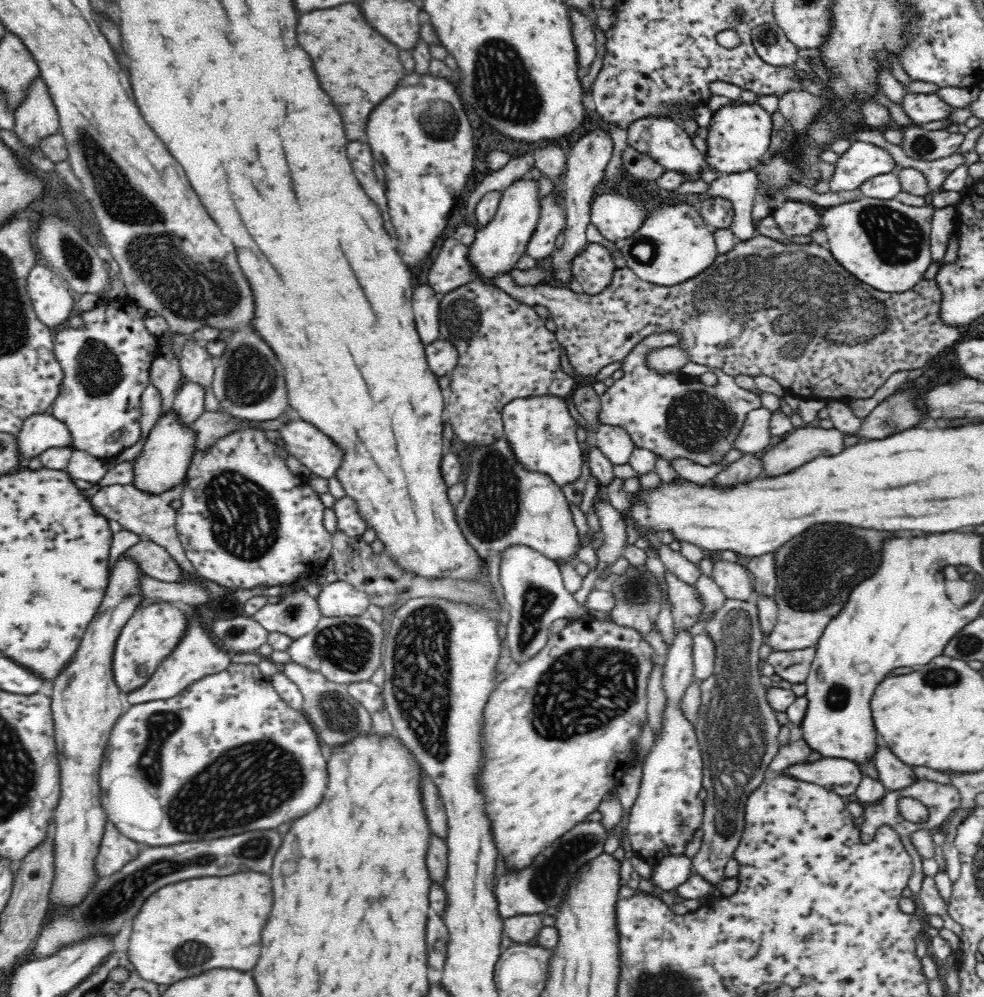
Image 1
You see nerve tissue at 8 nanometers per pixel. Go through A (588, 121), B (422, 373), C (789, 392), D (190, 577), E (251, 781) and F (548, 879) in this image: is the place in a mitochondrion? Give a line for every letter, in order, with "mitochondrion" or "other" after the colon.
A: other
B: other
C: other
D: other
E: mitochondrion
F: mitochondrion

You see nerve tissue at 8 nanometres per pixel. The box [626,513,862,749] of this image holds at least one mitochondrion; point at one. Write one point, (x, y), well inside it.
(836, 696)

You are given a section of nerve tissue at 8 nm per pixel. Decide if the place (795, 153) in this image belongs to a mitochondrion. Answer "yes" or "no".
no

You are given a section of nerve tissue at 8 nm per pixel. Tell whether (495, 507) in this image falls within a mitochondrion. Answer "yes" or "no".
yes

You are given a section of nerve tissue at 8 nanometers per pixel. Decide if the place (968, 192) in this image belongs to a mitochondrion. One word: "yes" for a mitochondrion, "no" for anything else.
no

